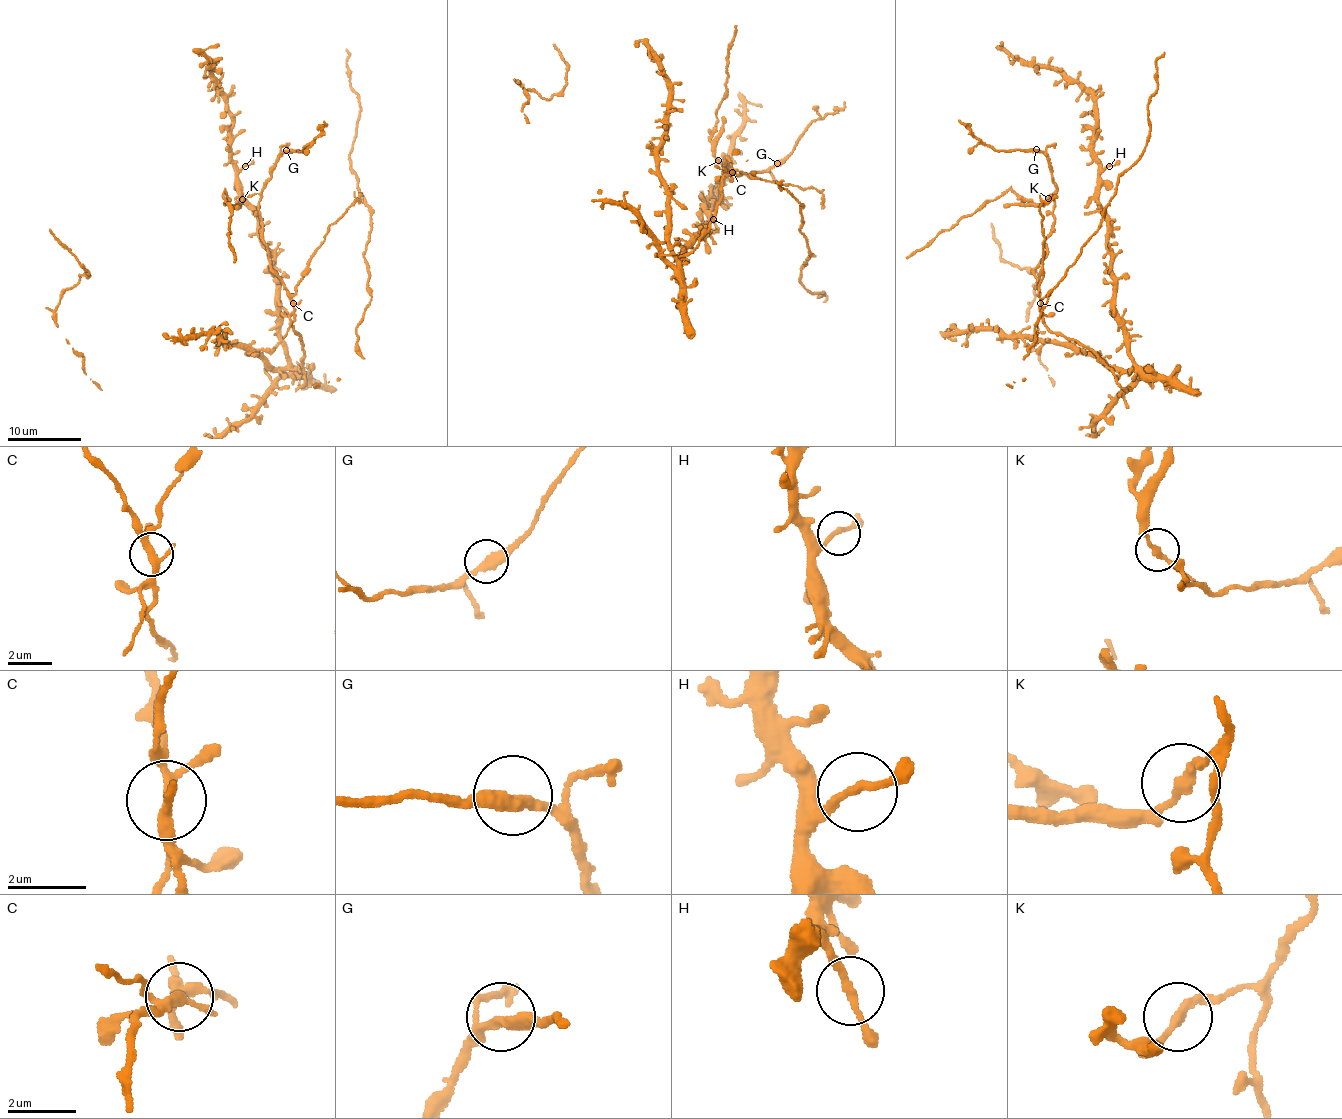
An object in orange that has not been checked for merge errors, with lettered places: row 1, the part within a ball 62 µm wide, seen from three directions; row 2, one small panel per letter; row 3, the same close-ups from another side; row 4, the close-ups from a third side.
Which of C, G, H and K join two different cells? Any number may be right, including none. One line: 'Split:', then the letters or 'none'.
Split: C, K

